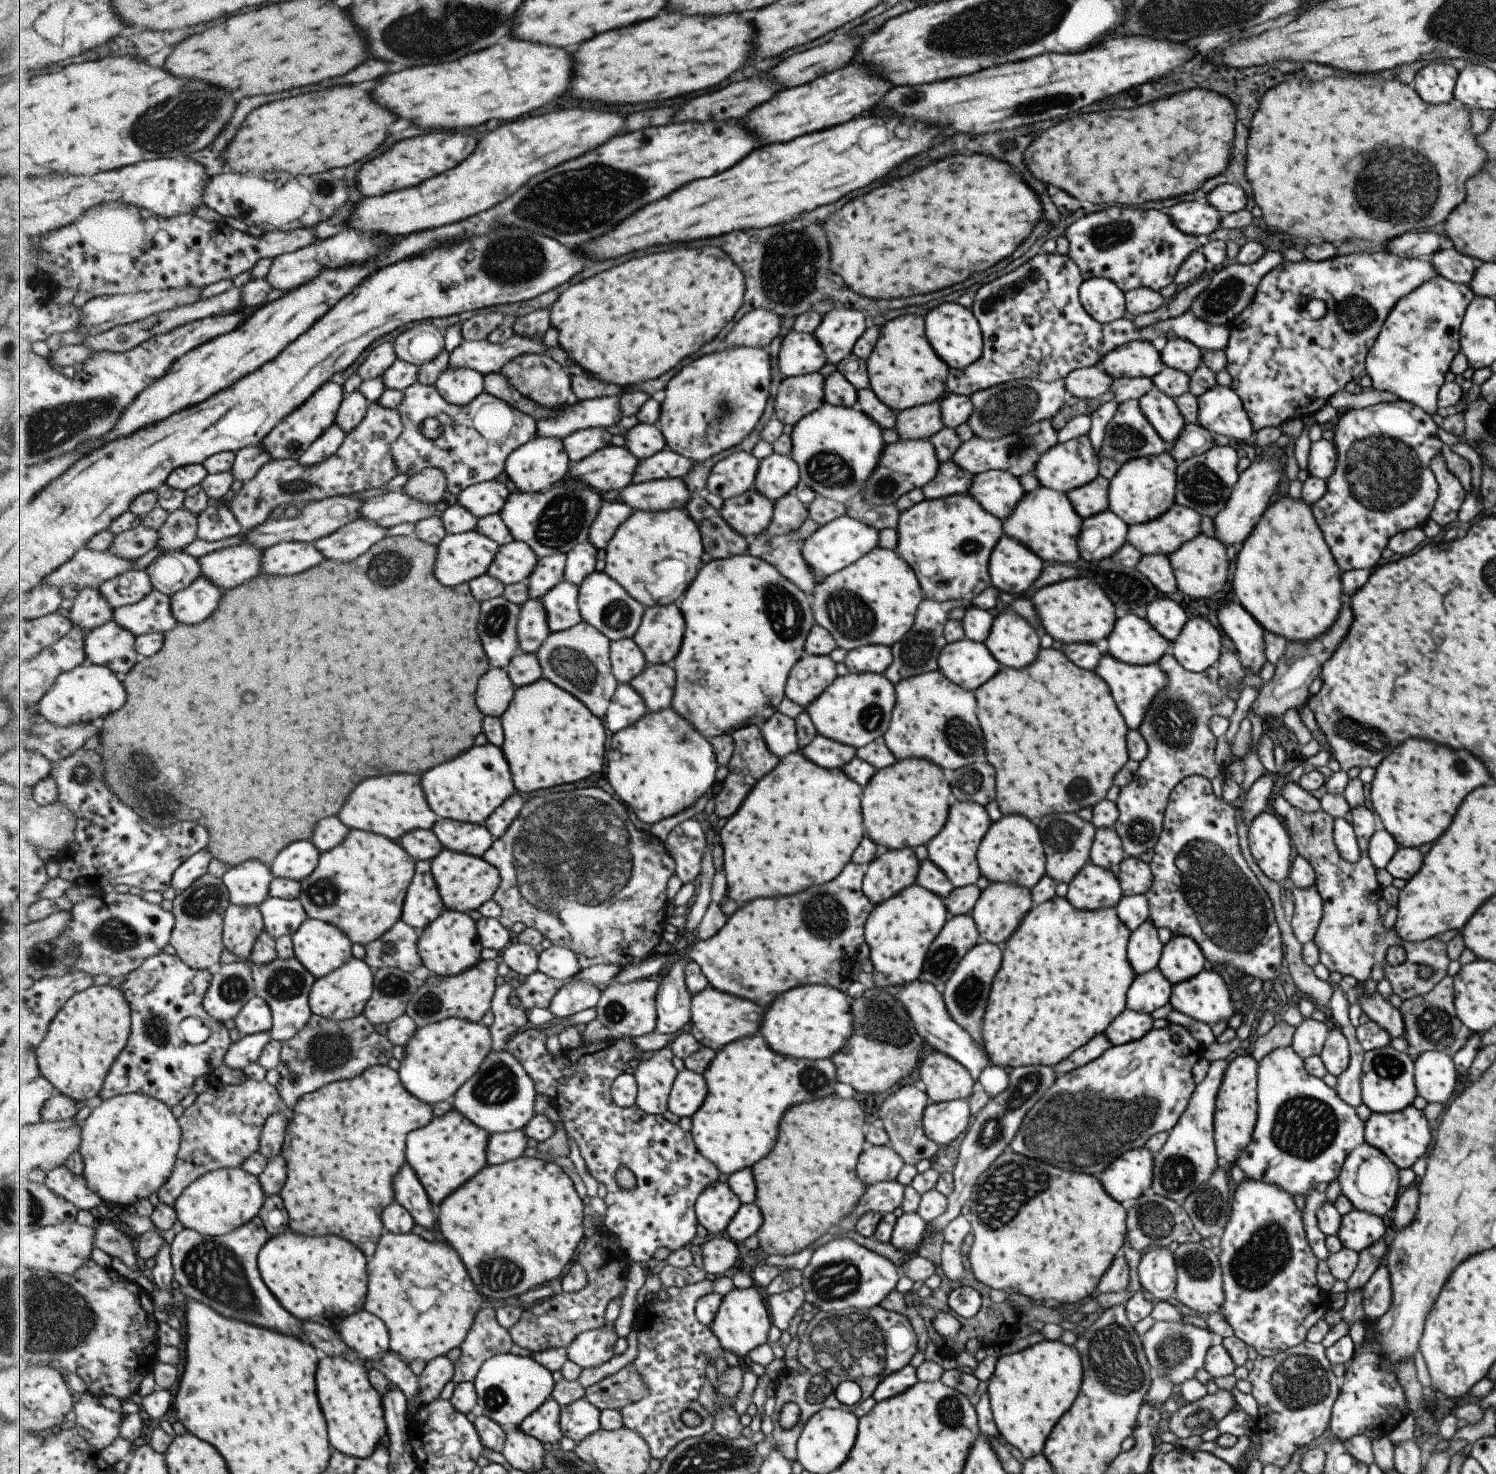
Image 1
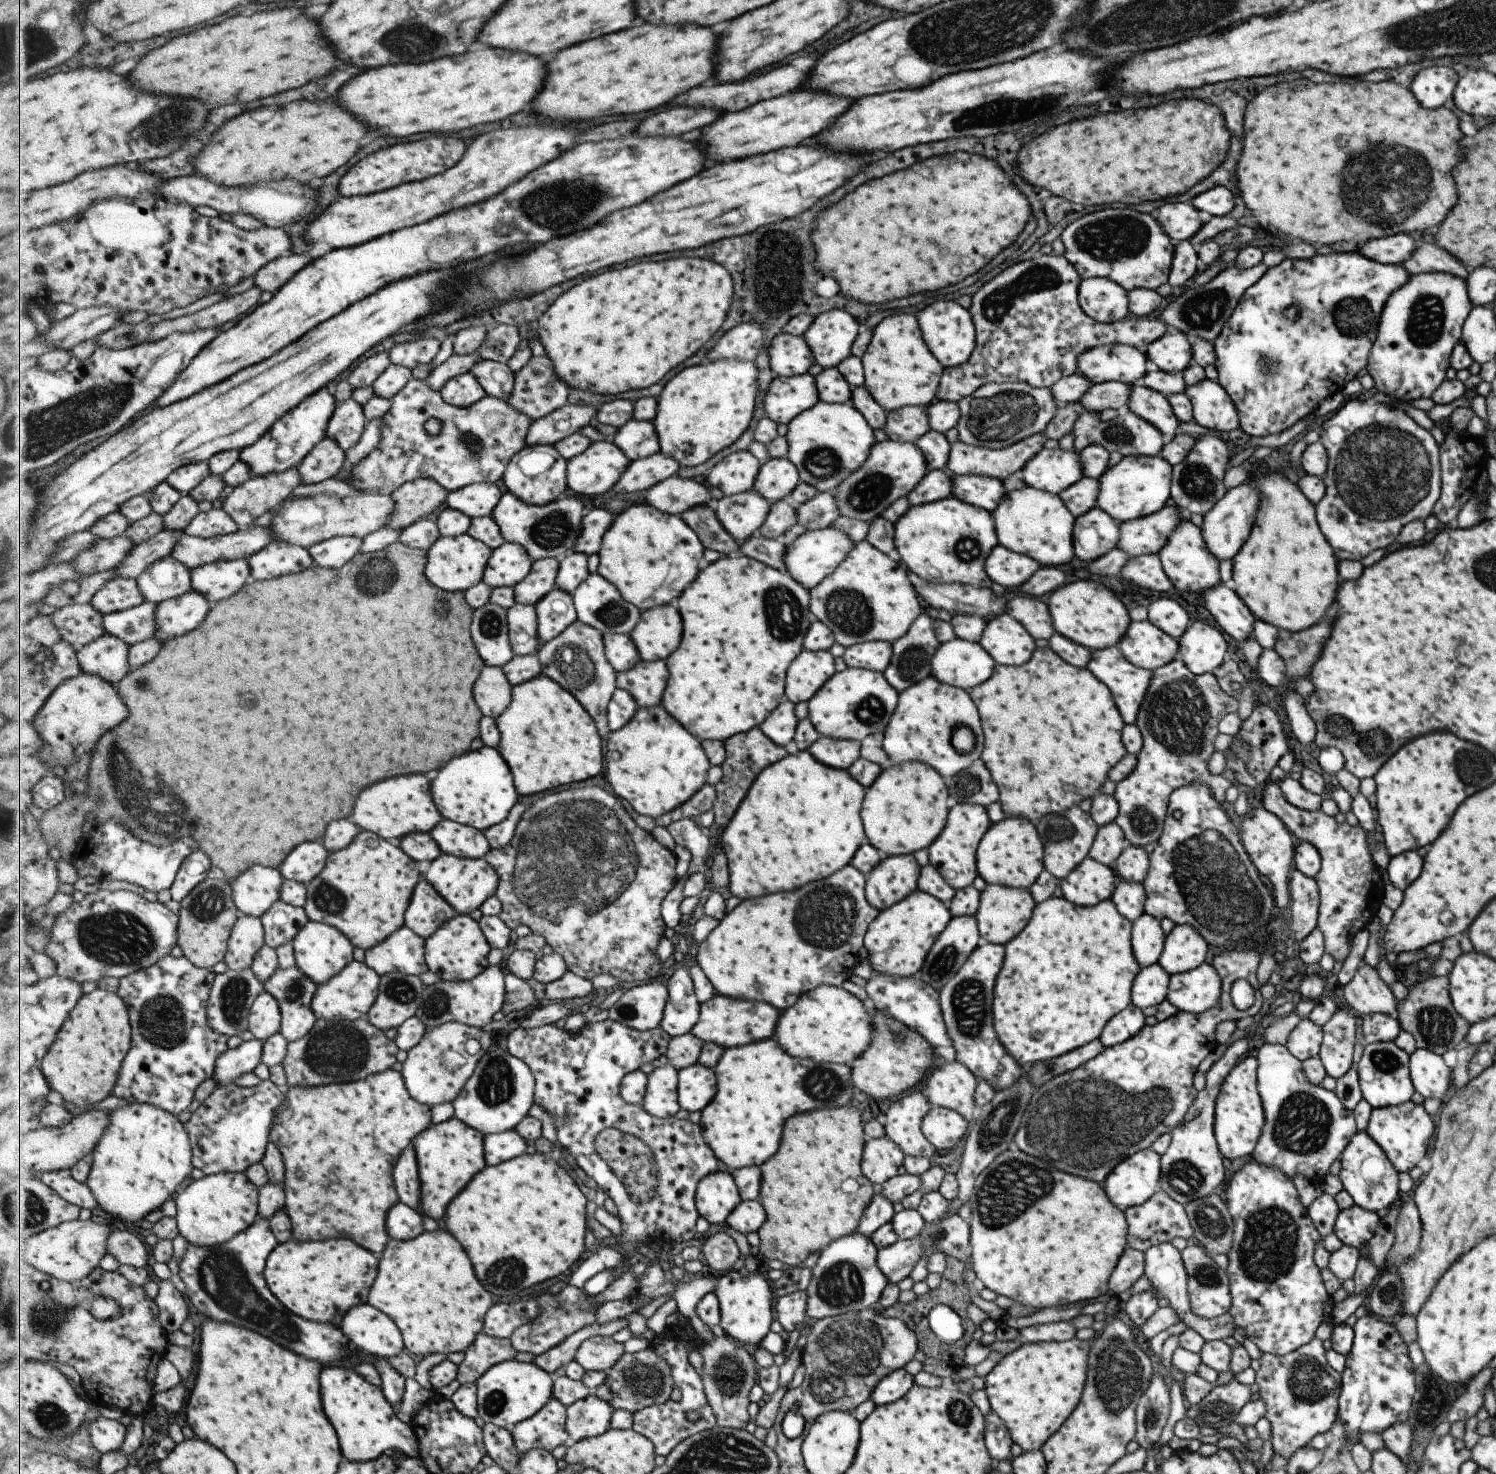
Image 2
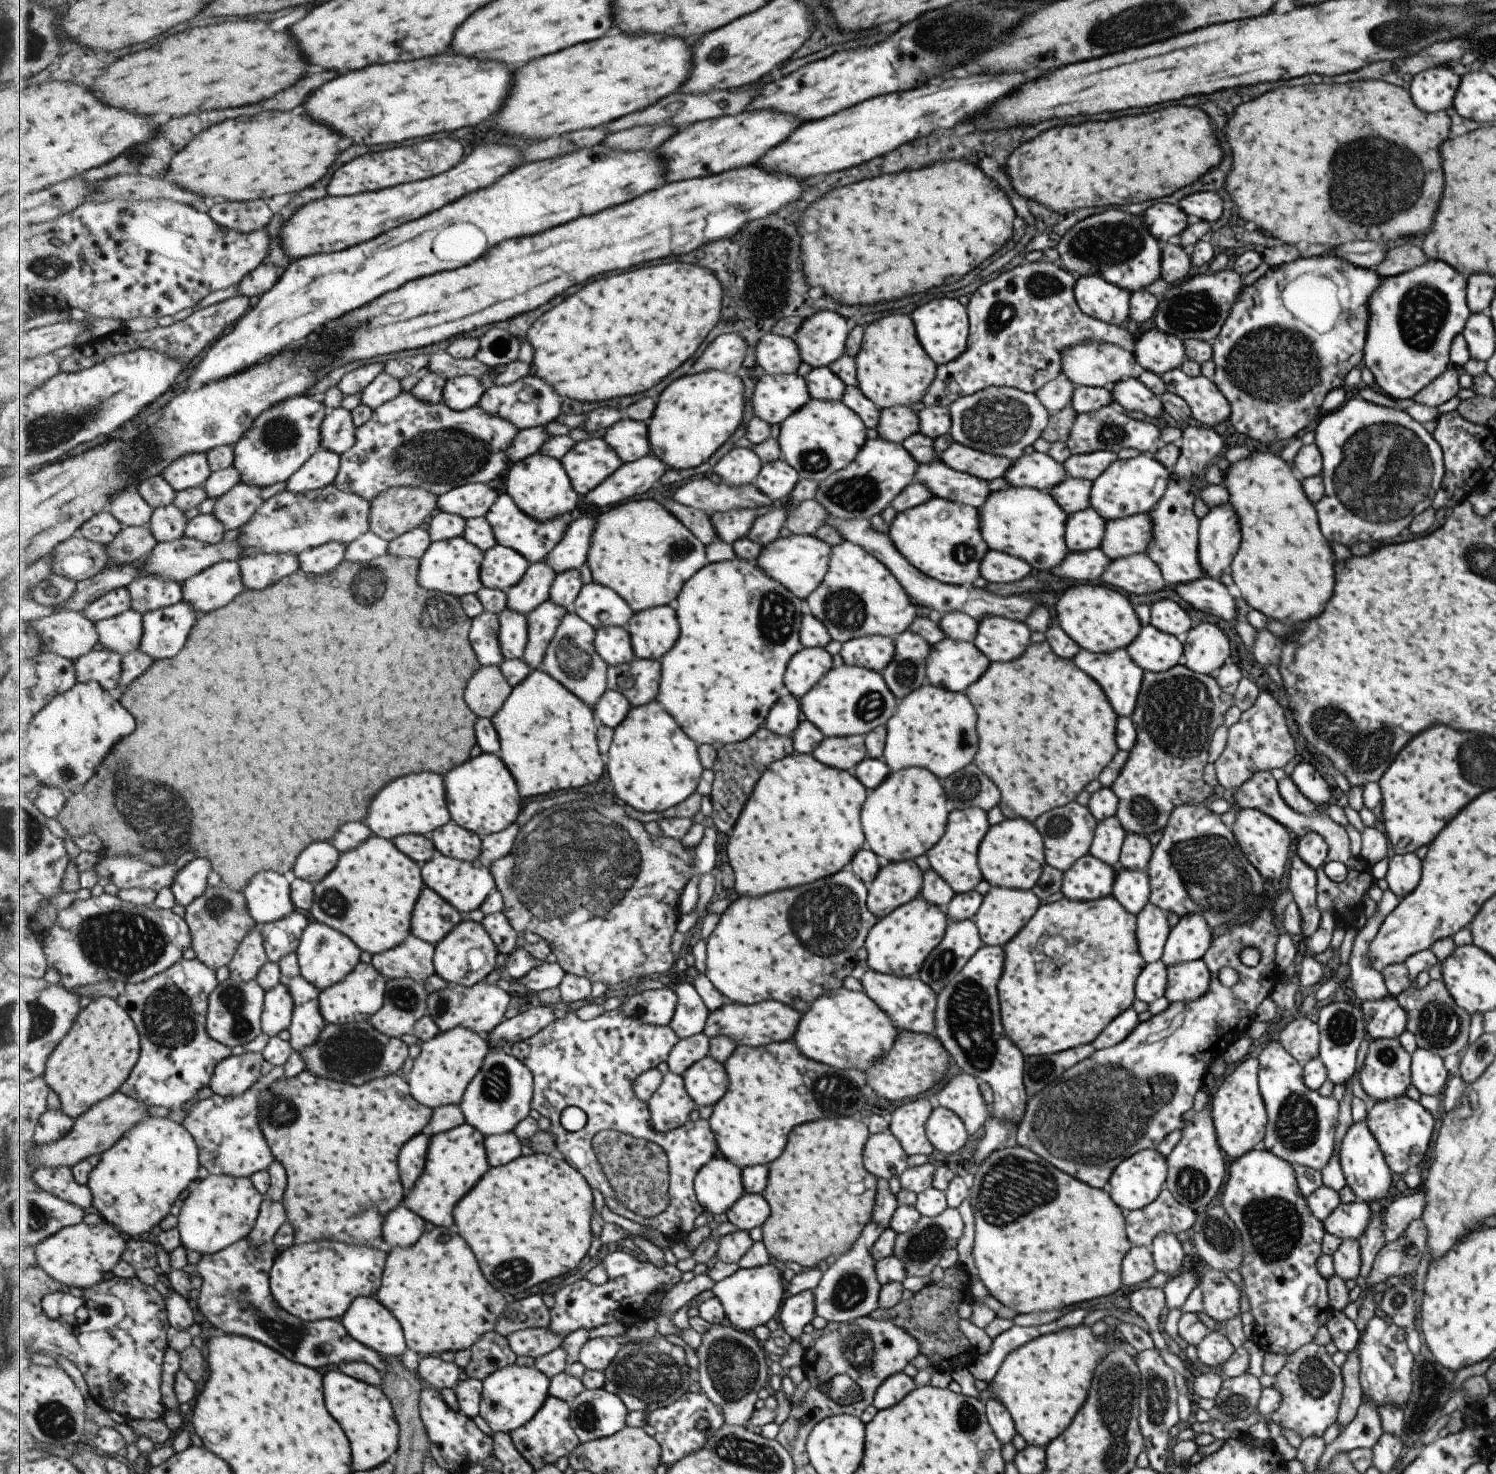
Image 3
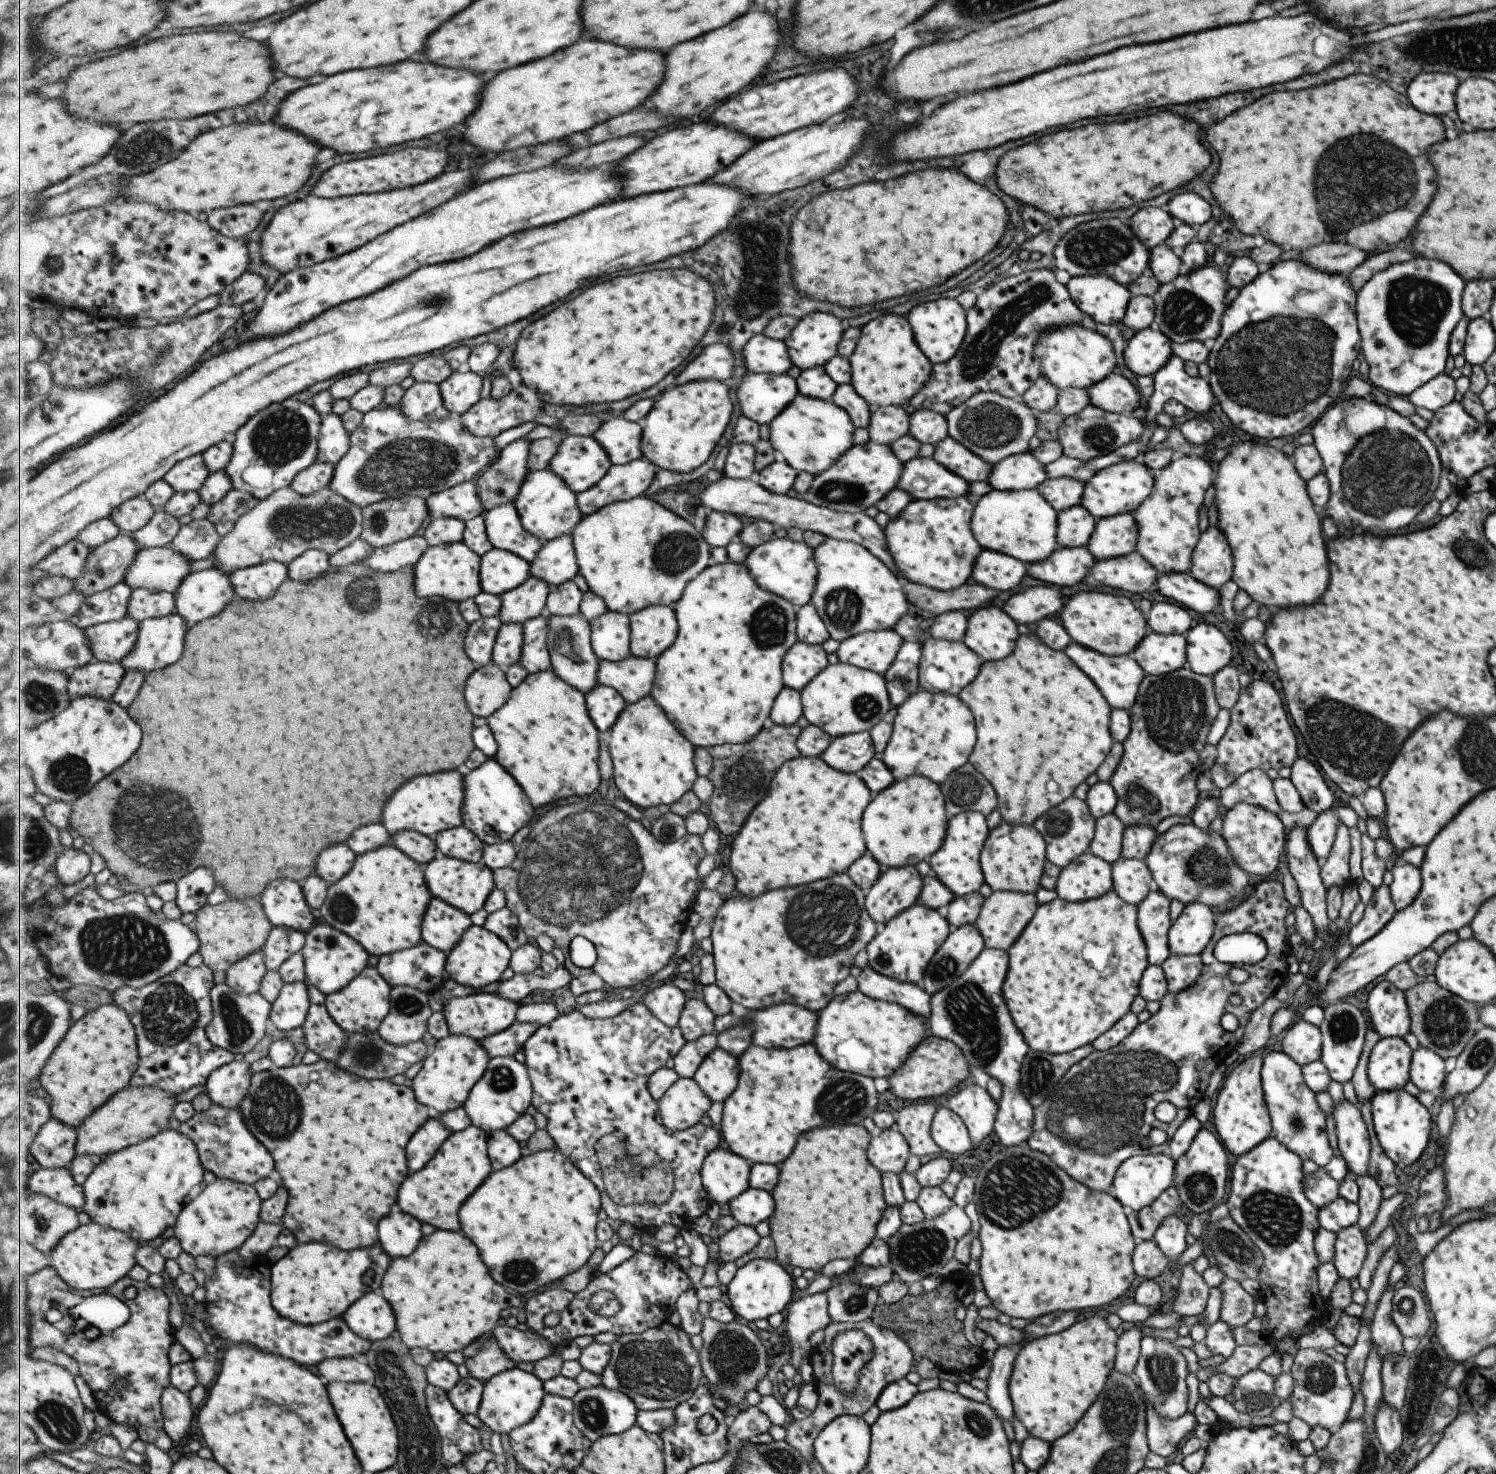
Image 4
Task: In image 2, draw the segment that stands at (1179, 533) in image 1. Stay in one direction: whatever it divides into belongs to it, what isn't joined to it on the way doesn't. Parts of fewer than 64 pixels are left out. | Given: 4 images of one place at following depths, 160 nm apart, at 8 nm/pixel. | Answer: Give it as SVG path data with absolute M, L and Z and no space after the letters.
M1169 503L1157 512L1120 522L1115 548L1127 558L1155 554L1181 517L1179 508Z

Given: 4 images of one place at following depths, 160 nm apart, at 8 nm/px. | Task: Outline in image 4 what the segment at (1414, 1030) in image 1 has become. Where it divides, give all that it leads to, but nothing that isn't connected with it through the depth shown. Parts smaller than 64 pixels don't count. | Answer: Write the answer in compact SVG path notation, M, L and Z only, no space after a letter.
M1419 981L1404 991L1404 999L1410 1018L1410 1032L1416 1037L1418 1046L1433 1051L1442 1059L1459 1055L1479 1028L1477 1006L1446 991L1435 981Z

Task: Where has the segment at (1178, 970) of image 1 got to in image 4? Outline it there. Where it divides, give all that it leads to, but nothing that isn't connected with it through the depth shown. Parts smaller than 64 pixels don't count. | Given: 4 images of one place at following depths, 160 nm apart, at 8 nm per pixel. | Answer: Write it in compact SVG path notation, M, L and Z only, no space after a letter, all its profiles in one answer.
M1187 903L1168 928L1168 951L1174 955L1199 955L1211 942L1214 915L1206 904Z

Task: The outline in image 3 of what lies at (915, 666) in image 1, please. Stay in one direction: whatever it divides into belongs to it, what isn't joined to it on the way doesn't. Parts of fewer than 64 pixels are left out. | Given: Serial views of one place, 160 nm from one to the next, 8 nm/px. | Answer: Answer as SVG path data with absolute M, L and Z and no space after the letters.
M907 630L895 636L892 641L893 658L879 673L898 701L925 683L925 663L930 644Z

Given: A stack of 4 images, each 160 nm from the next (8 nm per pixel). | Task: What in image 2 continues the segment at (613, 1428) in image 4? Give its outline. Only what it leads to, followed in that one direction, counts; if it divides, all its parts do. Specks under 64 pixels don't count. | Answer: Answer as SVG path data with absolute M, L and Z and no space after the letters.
M595 1394L568 1407L567 1428L575 1442L602 1435L612 1428L616 1408Z

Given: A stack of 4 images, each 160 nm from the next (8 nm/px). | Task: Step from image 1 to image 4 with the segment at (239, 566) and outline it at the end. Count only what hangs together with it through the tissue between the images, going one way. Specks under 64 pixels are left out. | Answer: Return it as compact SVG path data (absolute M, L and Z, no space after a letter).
M217 567L191 573L174 595L176 612L184 617L189 628L221 614L237 596L230 574Z

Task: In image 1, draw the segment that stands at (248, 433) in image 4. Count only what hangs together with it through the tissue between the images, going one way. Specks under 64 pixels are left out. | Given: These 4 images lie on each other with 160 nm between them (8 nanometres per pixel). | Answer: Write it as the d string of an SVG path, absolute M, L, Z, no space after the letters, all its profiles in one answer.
M329 381L307 403L286 416L283 422L280 422L263 440L262 446L270 454L271 460L297 459L299 461L309 447L336 423L341 403L344 402L345 397L343 386Z

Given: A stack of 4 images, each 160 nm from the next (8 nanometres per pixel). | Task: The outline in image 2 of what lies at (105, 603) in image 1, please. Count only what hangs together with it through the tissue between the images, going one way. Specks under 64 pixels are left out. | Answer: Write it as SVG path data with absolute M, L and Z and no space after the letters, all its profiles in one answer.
M90 602L73 603L65 608L56 609L50 615L53 624L59 629L62 640L72 644L77 652L107 633L104 616Z

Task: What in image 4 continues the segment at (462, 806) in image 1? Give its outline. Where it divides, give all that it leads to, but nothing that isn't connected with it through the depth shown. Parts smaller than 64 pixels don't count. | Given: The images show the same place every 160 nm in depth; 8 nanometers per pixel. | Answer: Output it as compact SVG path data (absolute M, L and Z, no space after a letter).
M489 758L487 762L471 771L465 771L464 783L466 784L466 799L464 802L464 826L480 836L487 845L496 845L513 840L513 836L523 828L531 825L535 820L535 807L528 794L521 788L512 773L507 772L499 761Z

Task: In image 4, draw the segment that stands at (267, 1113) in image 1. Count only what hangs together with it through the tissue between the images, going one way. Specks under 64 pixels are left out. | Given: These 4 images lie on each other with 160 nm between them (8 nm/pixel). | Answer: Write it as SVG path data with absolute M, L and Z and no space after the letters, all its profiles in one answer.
M212 1103L209 1110L196 1113L181 1124L180 1129L200 1149L205 1170L216 1178L231 1179L255 1186L260 1180L276 1176L276 1161L269 1149L249 1130L242 1112Z

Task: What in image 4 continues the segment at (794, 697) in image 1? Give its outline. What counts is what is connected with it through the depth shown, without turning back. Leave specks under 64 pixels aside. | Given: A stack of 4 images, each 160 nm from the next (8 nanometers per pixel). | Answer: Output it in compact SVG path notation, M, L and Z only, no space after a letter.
M797 641L783 655L781 678L783 686L800 691L814 676L825 668L825 652L821 646Z

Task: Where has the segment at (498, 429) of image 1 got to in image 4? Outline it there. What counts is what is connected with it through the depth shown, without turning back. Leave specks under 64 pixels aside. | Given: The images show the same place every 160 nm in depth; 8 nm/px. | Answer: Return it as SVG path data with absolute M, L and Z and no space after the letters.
M381 406L368 412L361 426L350 434L350 451L337 464L331 490L344 496L362 509L387 499L403 495L428 499L432 494L461 483L474 481L484 473L499 456L499 449L491 437L478 437L464 427L463 417L457 414L444 421L417 421L410 423L402 409L397 406Z

